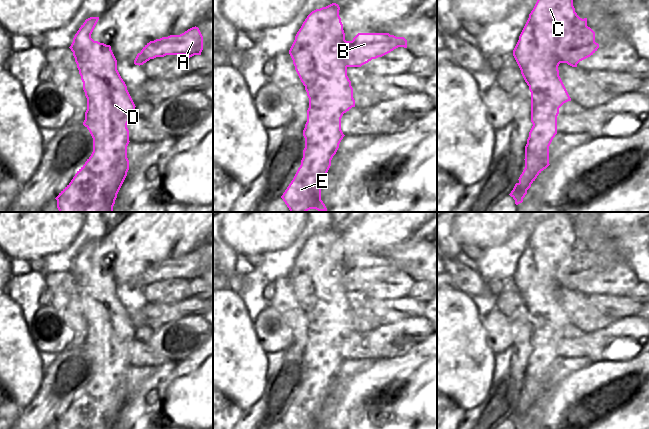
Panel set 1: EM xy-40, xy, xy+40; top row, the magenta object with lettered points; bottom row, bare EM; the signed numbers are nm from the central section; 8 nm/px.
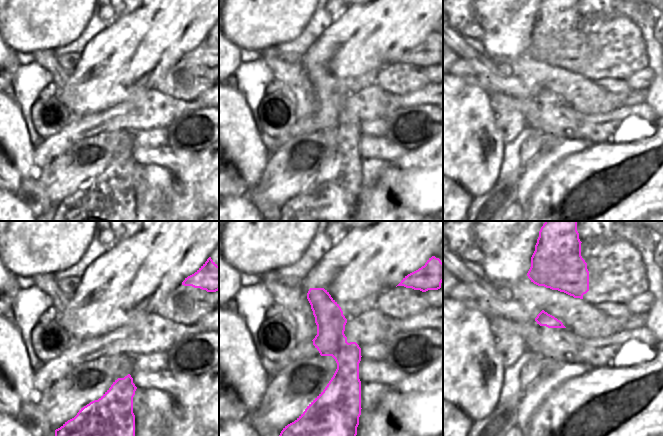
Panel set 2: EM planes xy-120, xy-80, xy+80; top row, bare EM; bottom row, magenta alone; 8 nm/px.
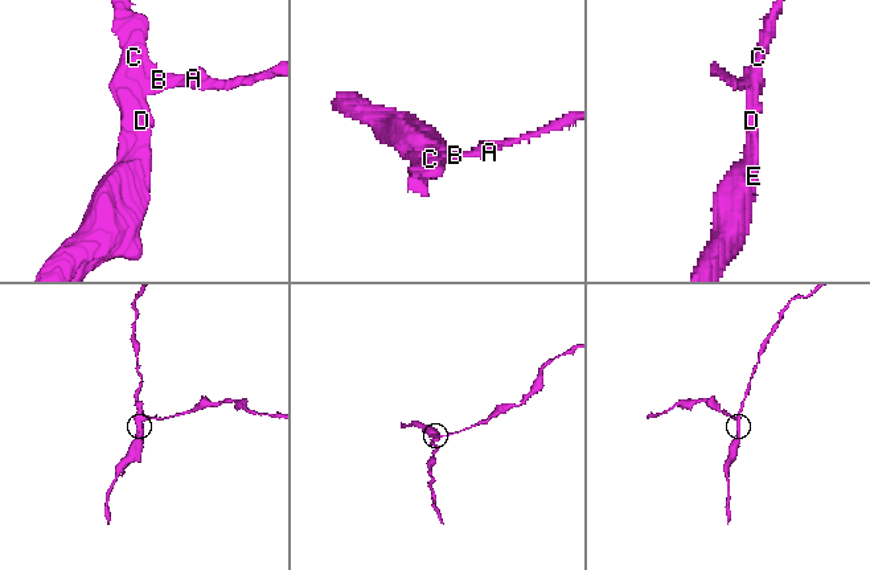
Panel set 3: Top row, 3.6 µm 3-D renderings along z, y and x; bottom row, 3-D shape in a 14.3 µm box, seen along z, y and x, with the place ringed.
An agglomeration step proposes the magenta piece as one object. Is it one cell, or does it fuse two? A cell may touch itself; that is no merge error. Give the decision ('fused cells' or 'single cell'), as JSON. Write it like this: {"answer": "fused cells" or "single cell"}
{"answer": "fused cells"}

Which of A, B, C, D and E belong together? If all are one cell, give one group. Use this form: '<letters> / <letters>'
A B / C D E

